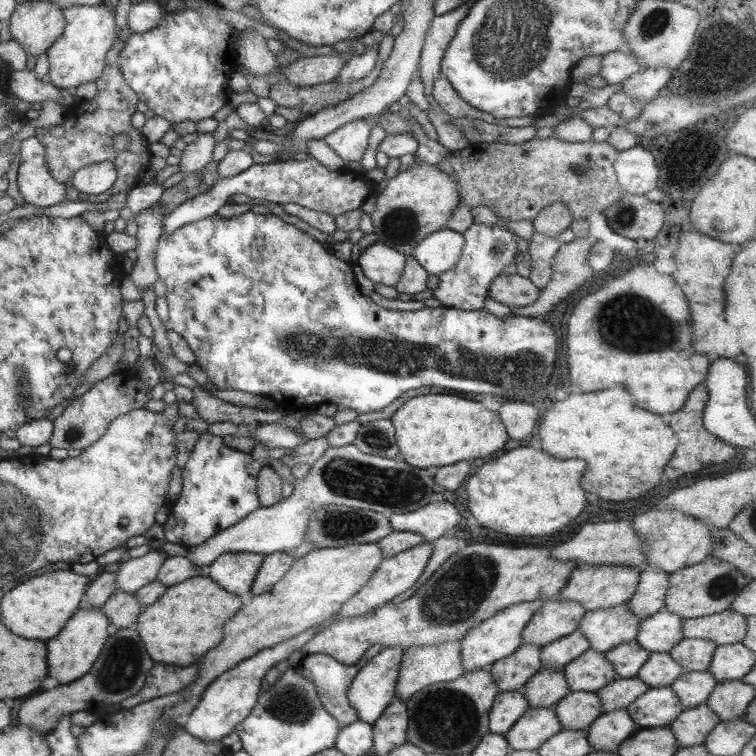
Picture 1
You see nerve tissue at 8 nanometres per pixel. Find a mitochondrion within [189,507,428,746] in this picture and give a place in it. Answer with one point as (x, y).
(291, 704)

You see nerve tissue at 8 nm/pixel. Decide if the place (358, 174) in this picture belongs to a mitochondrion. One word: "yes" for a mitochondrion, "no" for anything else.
no

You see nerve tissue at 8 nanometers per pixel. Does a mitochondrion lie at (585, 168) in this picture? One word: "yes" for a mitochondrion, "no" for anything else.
yes

